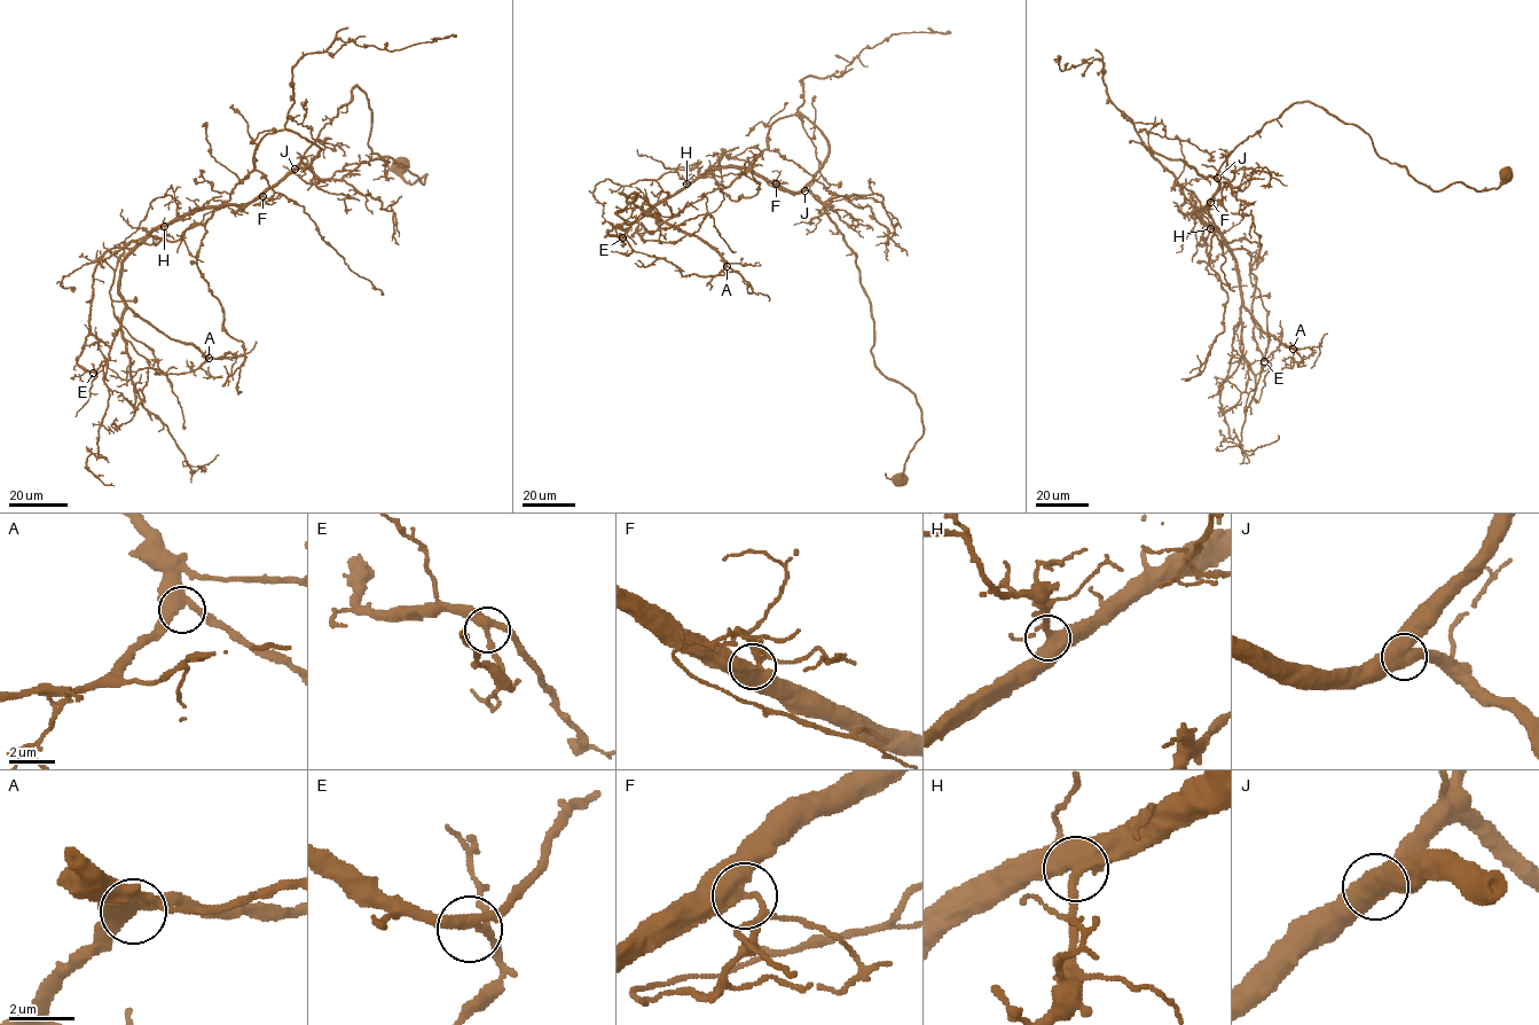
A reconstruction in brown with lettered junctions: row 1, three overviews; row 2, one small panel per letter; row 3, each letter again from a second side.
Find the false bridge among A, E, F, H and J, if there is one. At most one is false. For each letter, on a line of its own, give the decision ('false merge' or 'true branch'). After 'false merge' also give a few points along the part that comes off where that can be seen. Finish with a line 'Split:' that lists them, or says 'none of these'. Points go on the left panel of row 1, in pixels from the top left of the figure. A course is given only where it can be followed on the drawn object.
A: true branch
E: true branch
F: true branch
H: true branch
J: true branch
Split: none of these

